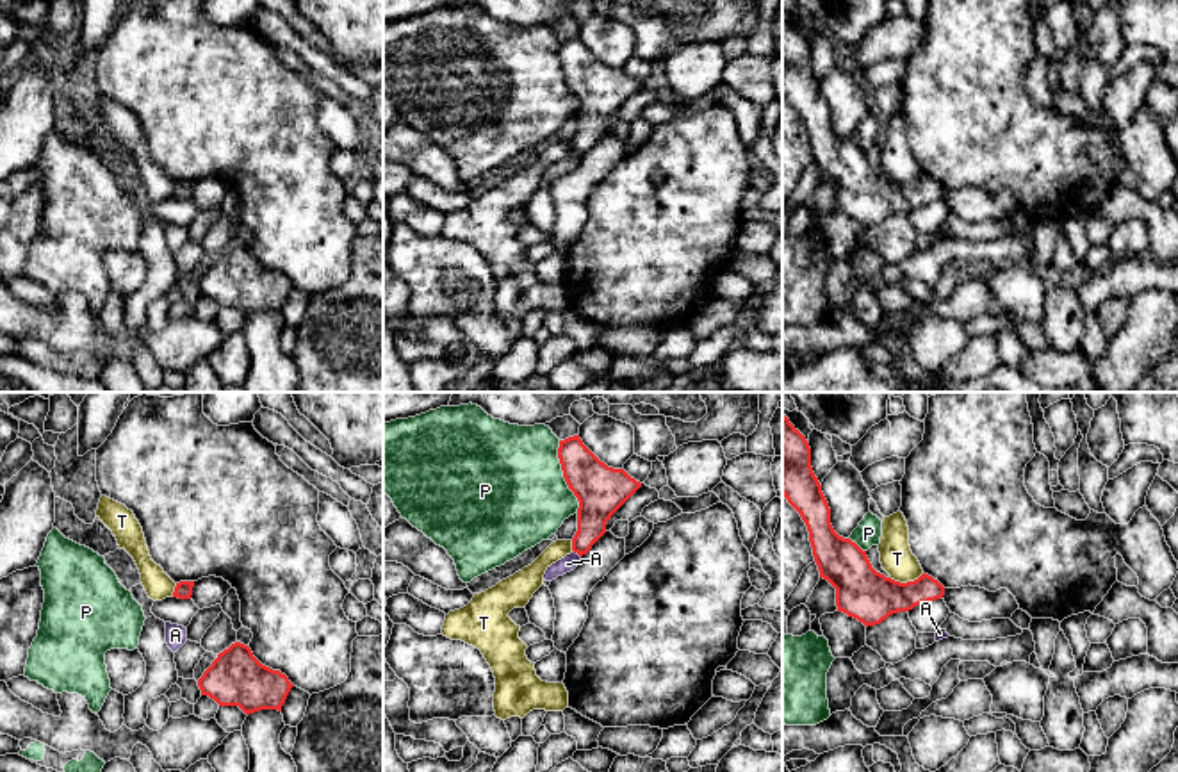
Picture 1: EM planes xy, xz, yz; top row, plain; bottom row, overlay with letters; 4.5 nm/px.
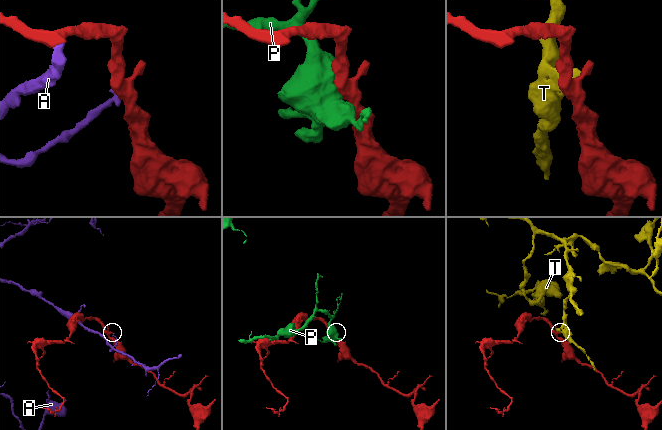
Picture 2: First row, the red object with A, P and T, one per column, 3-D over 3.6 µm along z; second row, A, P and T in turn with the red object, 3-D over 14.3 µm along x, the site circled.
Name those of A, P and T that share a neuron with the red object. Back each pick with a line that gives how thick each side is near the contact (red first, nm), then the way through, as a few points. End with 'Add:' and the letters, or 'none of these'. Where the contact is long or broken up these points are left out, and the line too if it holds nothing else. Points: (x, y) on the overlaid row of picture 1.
Add: none of these

